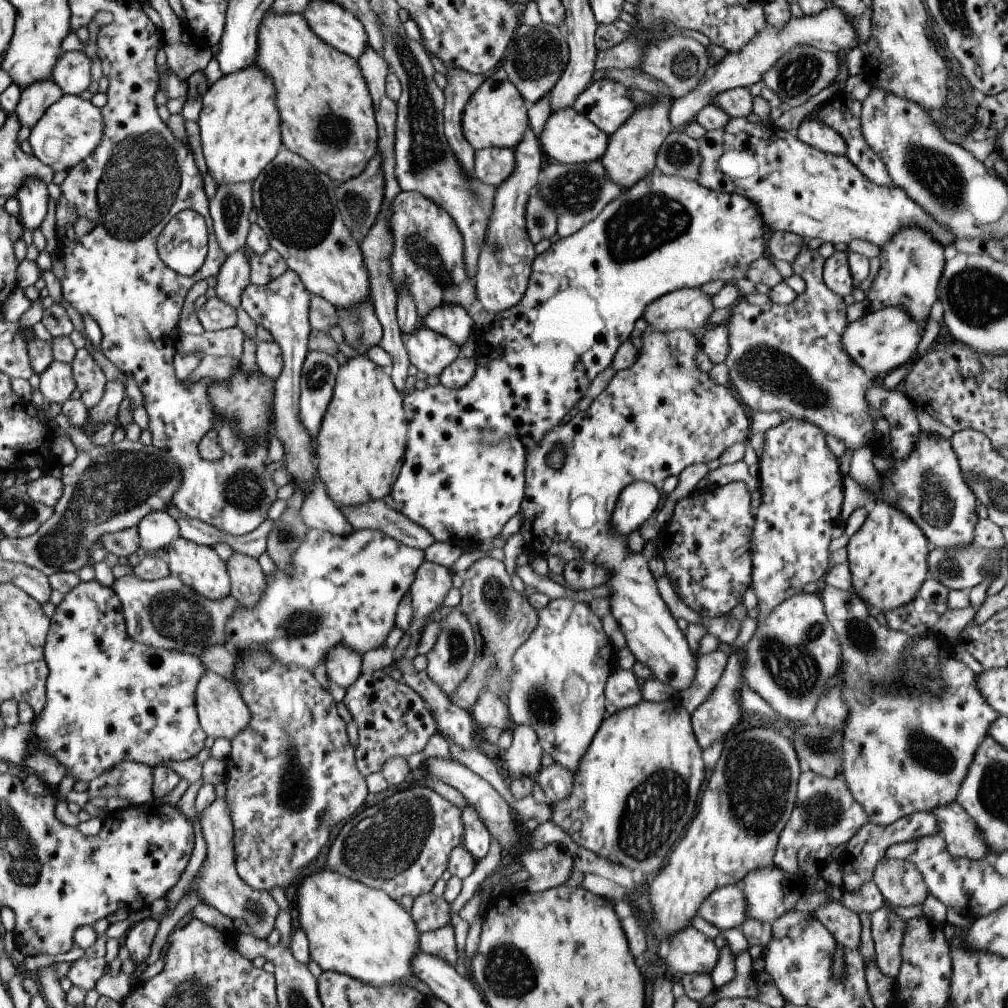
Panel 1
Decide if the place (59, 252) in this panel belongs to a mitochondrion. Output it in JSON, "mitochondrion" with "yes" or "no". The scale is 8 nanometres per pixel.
{"mitochondrion":"no"}

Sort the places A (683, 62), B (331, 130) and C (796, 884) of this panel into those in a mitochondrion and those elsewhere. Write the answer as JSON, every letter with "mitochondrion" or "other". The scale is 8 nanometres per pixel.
{"A":"mitochondrion","B":"mitochondrion","C":"other"}

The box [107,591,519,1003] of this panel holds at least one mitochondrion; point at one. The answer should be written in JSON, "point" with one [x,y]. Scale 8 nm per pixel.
{"point":[390,839]}

